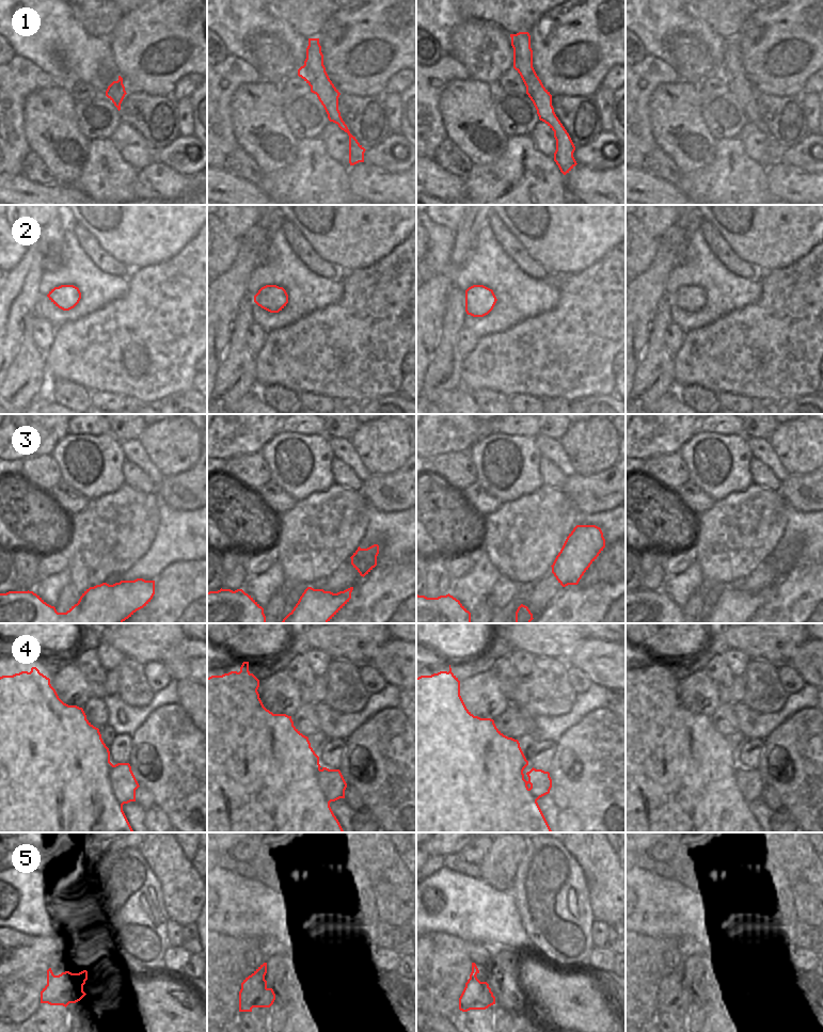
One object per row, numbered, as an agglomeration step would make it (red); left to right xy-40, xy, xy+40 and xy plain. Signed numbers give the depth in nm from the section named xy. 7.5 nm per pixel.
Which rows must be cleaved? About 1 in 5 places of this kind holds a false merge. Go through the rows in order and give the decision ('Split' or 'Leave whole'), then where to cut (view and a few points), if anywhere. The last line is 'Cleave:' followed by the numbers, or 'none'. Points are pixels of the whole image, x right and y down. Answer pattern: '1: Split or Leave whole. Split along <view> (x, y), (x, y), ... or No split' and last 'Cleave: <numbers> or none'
1: Leave whole. No split
2: Leave whole. No split
3: Leave whole. No split
4: Leave whole. No split
5: Leave whole. No split
Cleave: none

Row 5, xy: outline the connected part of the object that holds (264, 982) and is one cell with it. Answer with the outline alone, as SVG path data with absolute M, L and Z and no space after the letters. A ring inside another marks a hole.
M264 963L243 980L239 991L239 1012L252 1012L253 1007L270 1007L273 1004L275 994L267 987L266 973L267 963Z

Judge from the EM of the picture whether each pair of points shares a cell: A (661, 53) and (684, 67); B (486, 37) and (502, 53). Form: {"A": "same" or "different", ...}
{"A": "different", "B": "same"}

